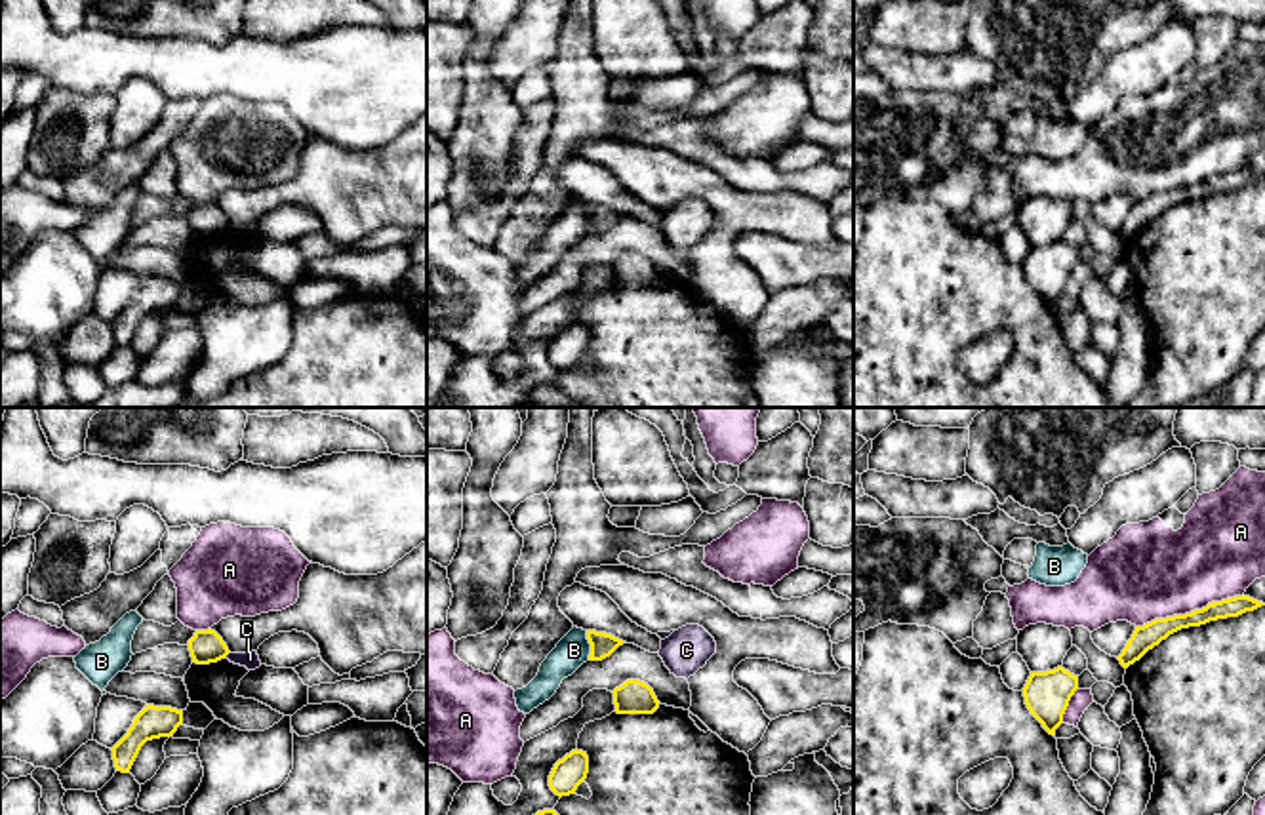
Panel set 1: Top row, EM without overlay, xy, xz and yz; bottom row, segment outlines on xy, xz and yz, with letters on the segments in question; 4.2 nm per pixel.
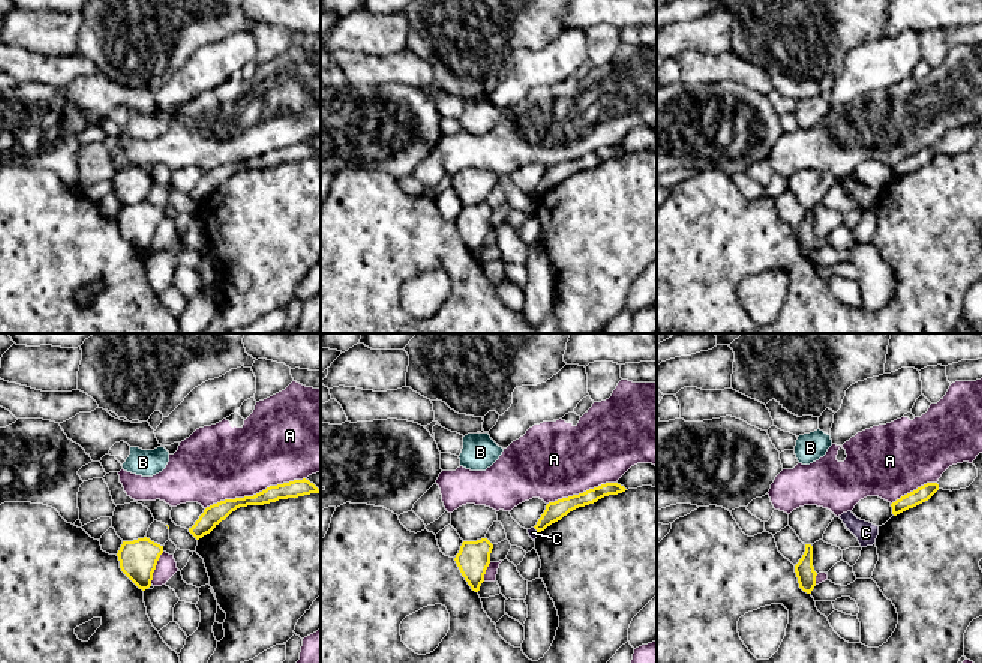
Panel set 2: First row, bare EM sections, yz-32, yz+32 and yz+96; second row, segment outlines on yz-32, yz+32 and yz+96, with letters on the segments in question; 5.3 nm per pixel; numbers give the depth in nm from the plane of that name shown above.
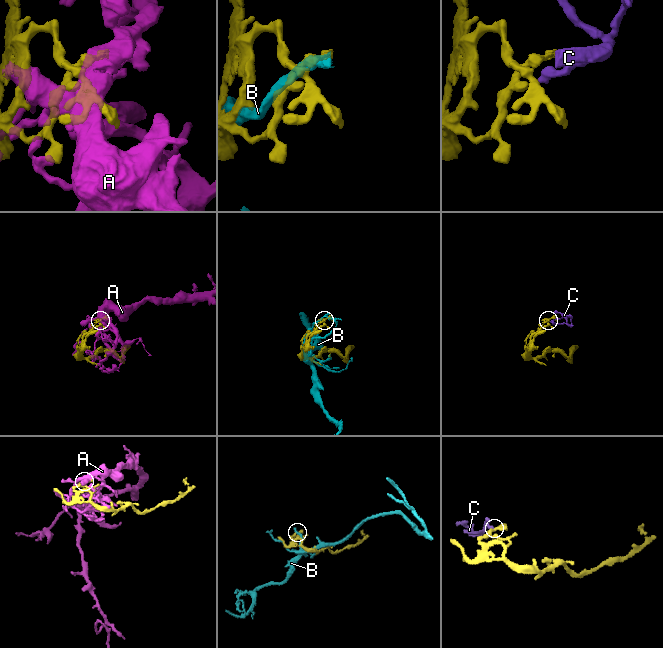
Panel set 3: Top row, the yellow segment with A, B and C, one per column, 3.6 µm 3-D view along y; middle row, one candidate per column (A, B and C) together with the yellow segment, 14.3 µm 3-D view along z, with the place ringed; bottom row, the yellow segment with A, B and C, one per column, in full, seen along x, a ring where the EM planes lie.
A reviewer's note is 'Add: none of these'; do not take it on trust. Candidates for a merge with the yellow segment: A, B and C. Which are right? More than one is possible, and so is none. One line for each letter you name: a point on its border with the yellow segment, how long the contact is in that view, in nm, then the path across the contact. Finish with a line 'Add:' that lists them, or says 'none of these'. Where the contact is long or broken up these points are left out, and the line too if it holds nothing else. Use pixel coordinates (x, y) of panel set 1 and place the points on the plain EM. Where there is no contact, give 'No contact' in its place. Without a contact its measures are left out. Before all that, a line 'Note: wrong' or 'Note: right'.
Note: right
Add: none of these

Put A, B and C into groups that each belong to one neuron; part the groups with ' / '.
A / B C

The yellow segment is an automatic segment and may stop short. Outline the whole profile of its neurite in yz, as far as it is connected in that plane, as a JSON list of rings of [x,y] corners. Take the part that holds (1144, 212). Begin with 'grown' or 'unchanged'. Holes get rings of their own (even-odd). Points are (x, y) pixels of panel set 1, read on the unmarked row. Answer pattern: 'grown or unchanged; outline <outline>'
unchanged; outline [[[1242,168],[1242,169],[1221,173],[1221,175],[1212,175],[1206,181],[1195,183],[1185,189],[1155,192],[1143,200],[1135,200],[1132,211],[1128,213],[1126,221],[1116,232],[1120,234],[1124,242],[1128,242],[1135,234],[1139,234],[1149,223],[1153,223],[1170,208],[1181,202],[1200,200],[1217,192],[1238,190],[1261,179],[1265,177]]]

